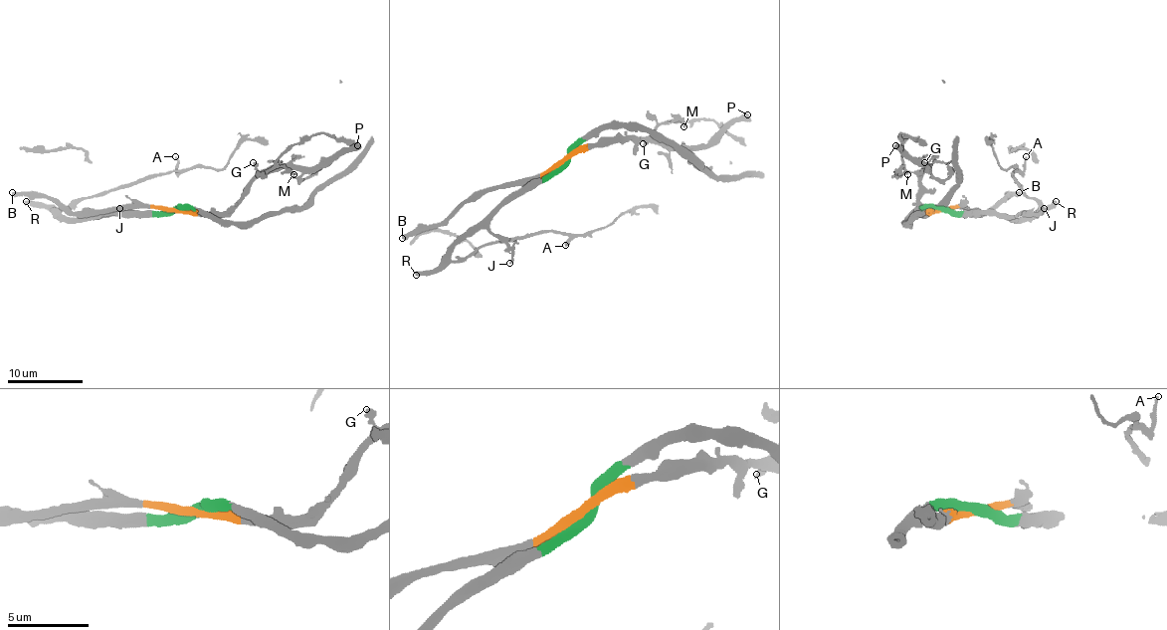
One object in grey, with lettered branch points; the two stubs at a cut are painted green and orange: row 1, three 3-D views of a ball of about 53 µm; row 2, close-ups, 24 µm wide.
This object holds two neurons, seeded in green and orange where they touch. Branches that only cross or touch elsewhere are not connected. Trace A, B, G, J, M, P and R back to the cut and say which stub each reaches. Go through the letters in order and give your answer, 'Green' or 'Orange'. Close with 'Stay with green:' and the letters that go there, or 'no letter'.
A: Green
B: Orange
G: Orange
J: Green
M: Orange
P: Orange
R: Green
Stay with green: A, J, R

